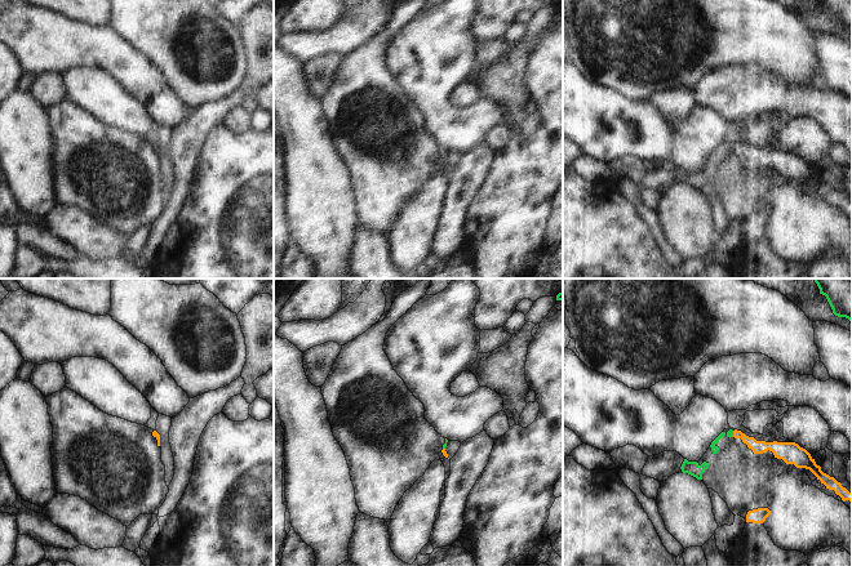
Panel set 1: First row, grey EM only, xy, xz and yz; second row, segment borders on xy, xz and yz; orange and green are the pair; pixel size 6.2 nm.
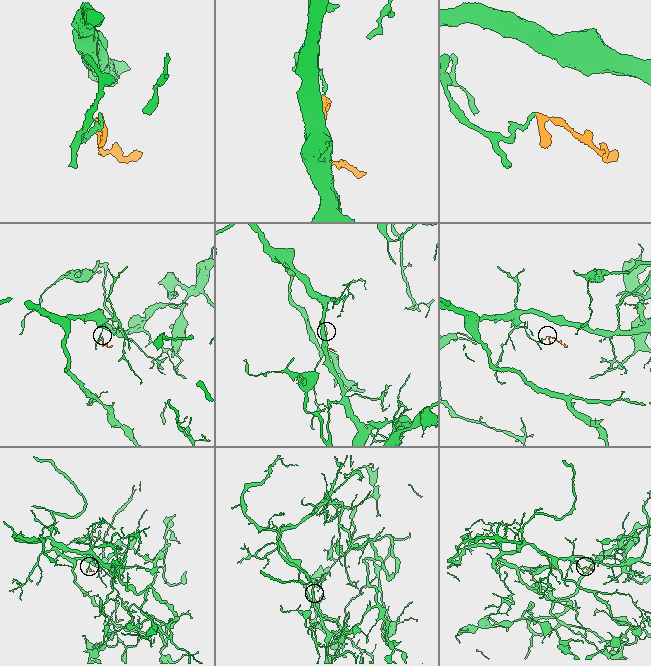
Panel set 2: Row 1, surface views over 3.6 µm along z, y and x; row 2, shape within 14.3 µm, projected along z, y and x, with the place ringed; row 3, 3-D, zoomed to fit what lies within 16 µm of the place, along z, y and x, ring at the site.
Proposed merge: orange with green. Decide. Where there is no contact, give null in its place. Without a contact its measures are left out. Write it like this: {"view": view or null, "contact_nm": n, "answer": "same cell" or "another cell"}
{"view": "yz", "contact_nm": 40, "answer": "same cell"}

